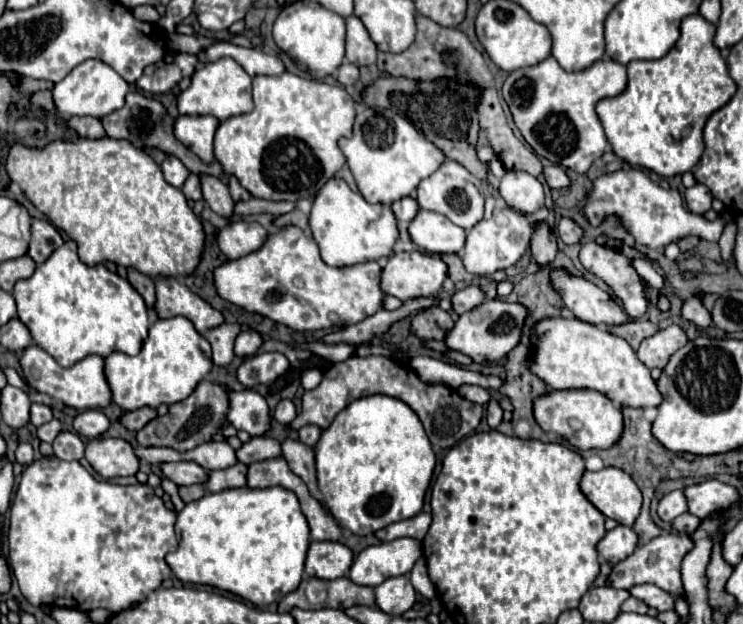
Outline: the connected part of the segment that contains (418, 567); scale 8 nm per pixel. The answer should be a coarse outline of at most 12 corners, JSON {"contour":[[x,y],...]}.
{"contour":[[425,559],[411,569],[413,587],[427,599],[435,597],[435,587],[427,575]]}

